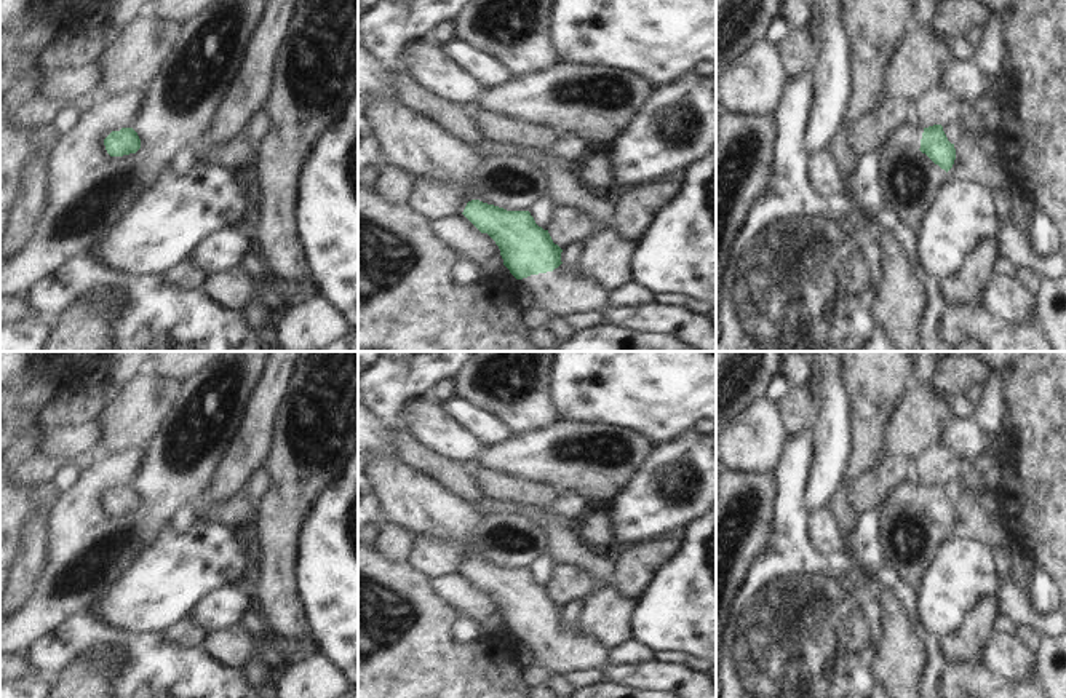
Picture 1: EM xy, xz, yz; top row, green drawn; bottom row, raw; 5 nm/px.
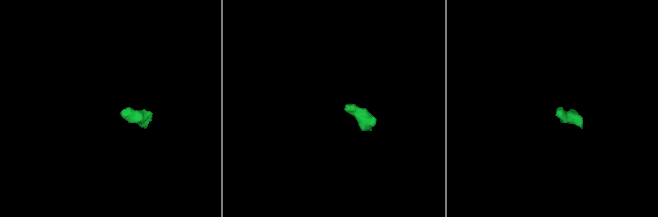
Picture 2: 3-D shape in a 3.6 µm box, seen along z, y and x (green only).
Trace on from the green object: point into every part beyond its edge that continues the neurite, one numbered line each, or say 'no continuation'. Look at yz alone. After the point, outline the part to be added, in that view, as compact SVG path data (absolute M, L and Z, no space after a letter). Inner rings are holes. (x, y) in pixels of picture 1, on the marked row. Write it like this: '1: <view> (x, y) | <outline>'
1: yz (908, 136) | M913 120L898 126L887 136L884 145L877 150L879 158L889 152L919 150L922 133L924 128Z

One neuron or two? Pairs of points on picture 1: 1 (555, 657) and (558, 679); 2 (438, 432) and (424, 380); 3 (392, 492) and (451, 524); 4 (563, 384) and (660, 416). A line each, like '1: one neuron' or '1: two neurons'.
1: two neurons
2: two neurons
3: one neuron
4: one neuron

